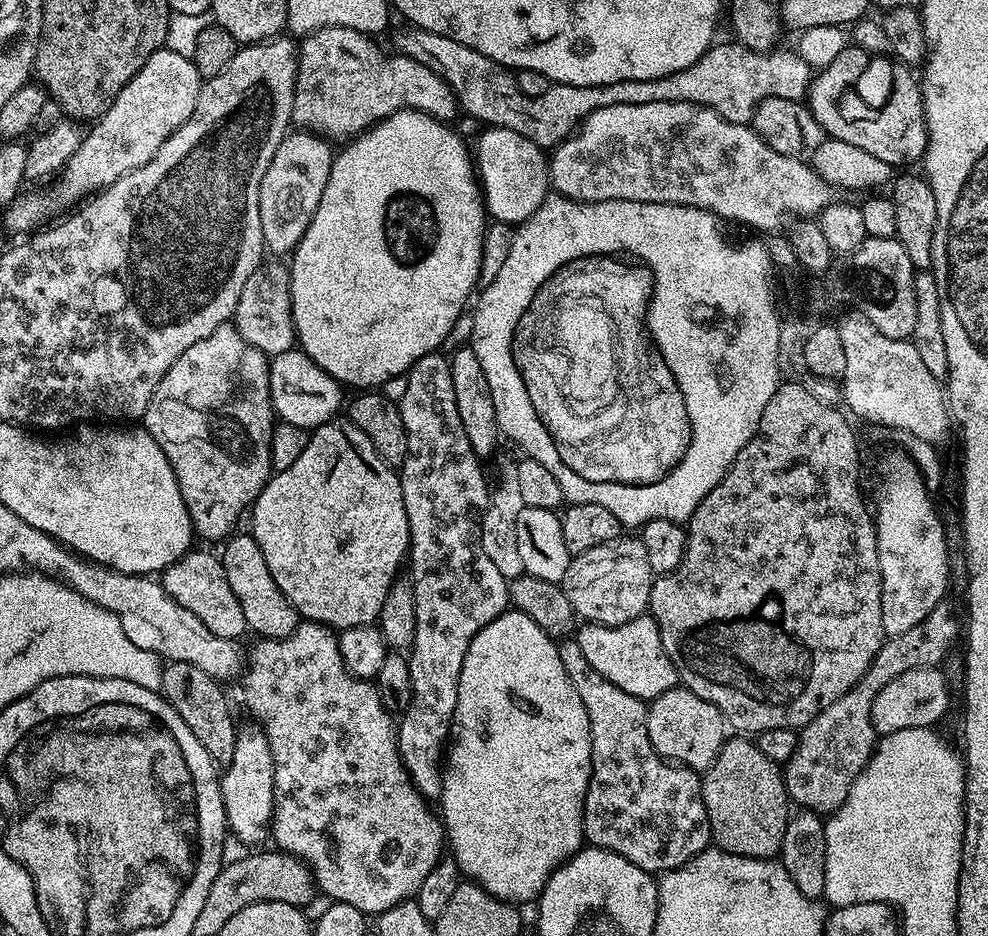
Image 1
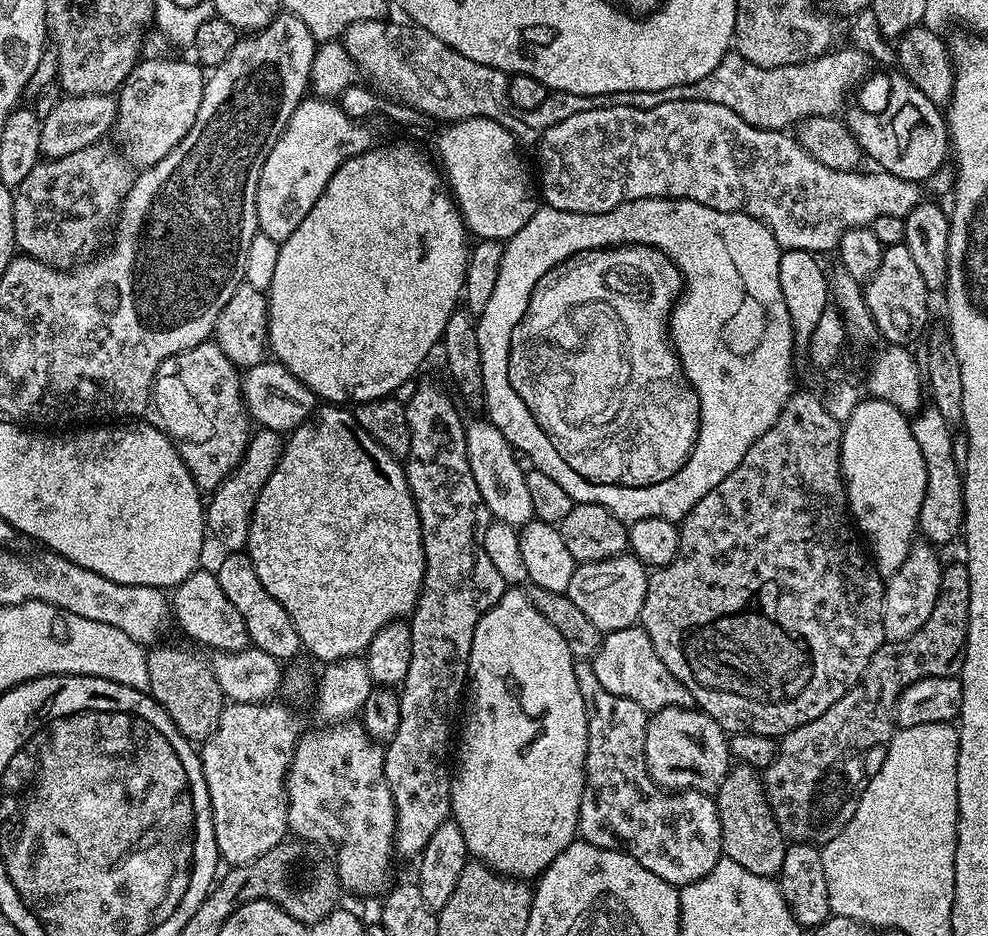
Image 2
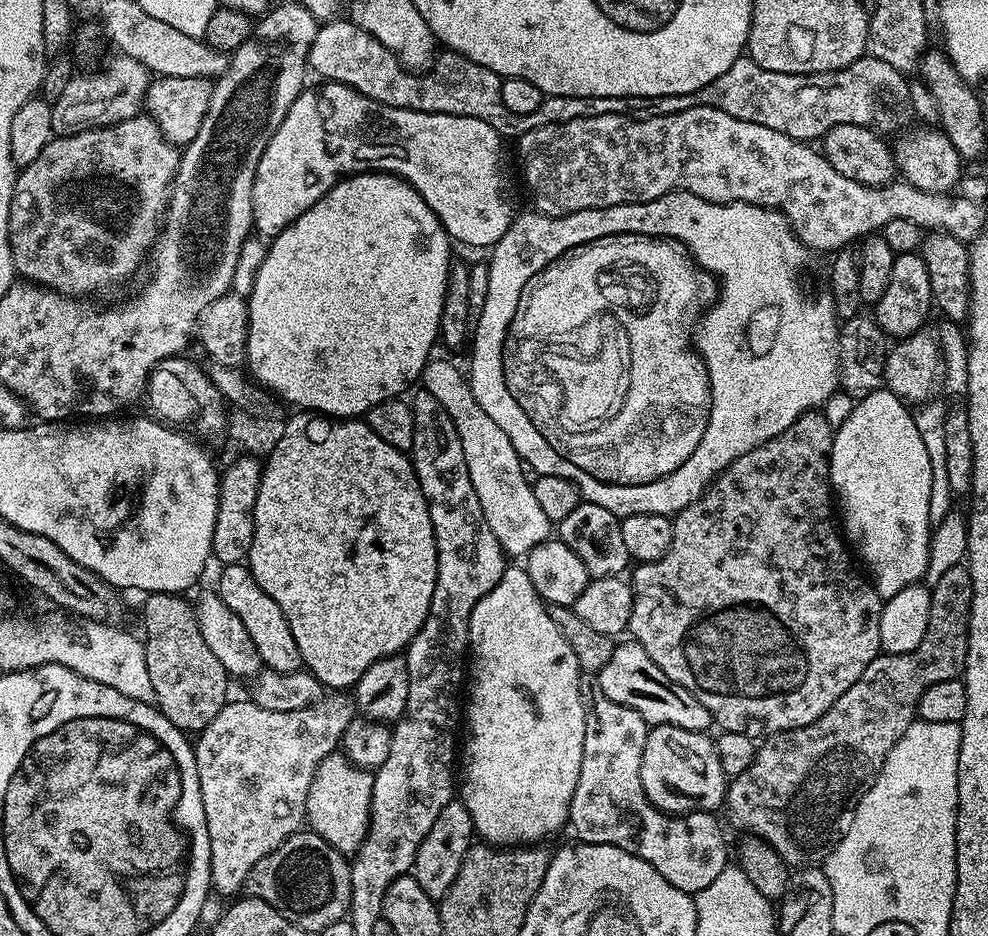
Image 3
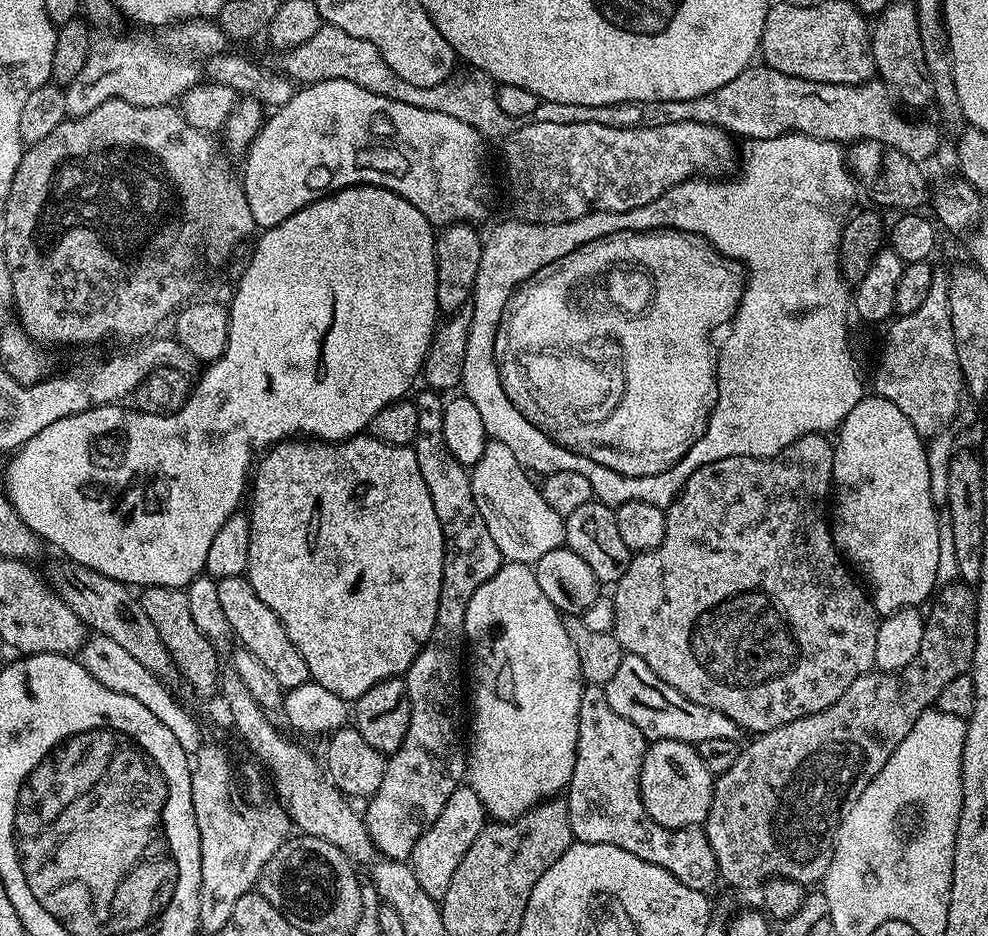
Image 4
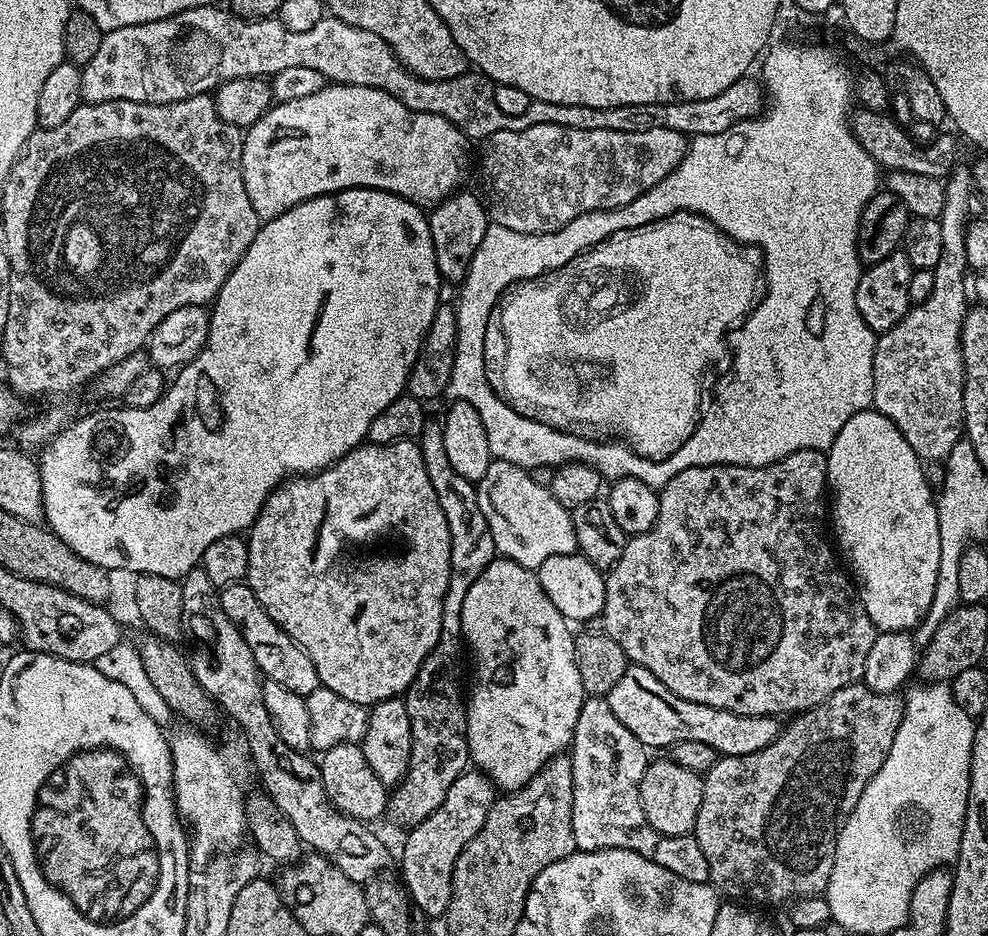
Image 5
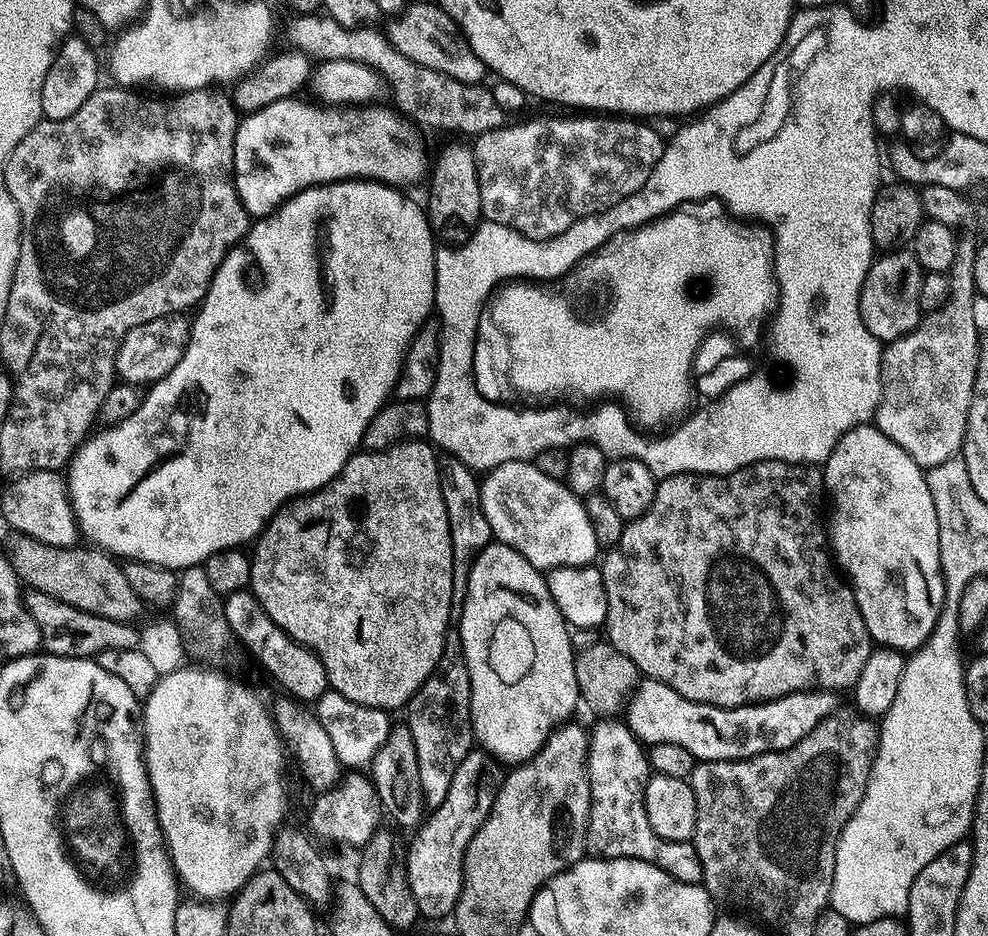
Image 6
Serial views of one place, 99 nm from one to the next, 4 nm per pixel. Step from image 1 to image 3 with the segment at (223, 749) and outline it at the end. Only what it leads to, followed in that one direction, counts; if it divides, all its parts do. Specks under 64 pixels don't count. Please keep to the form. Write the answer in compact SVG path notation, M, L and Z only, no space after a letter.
M153 592L143 597L143 656L146 670L150 670L150 683L154 685L155 707L181 732L199 734L214 722L214 718L218 718L218 710L229 703L230 677L202 639L195 607L184 599L183 595L175 592Z

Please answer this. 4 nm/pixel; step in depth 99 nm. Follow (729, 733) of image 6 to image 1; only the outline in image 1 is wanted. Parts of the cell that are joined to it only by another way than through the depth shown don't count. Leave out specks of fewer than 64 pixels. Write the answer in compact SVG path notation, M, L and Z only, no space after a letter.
M651 615L639 616L622 626L585 623L574 639L578 646L582 646L586 662L590 662L606 682L614 682L618 690L626 690L626 694L634 694L634 698L651 702L666 694L666 690L677 687L676 667L662 646L662 634L658 634L658 626Z

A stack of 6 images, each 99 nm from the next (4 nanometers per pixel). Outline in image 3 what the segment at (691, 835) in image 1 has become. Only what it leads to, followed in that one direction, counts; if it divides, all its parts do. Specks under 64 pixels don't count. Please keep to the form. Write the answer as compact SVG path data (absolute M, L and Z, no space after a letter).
M584 674L580 678L580 693L586 714L586 738L582 750L582 770L578 774L578 786L574 790L574 798L570 802L570 828L576 831L575 839L585 844L605 844L618 846L638 858L642 862L650 862L670 886L678 886L678 890L695 894L706 890L724 868L729 867L728 844L724 841L724 832L720 829L717 818L710 812L690 812L687 814L669 814L648 801L642 790L642 750L646 746L646 738L650 725L638 714L638 710L630 710L630 706L618 706L618 702L610 702L606 694L602 694L600 681L595 675Z

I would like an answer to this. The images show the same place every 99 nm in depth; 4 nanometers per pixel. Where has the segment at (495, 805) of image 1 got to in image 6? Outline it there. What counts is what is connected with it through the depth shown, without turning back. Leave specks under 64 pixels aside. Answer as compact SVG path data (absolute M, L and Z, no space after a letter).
M493 542L480 551L479 556L472 564L468 575L468 593L462 606L462 614L458 621L460 633L460 651L468 667L470 674L470 686L472 697L470 698L470 710L472 711L472 735L475 743L489 756L495 756L504 766L519 766L525 764L547 742L548 735L556 731L565 722L573 719L572 711L576 704L581 703L580 691L578 690L578 678L576 677L576 652L573 649L569 624L564 621L558 606L554 606L554 598L550 598L550 590L545 573L534 565L531 565L522 554L508 545Z

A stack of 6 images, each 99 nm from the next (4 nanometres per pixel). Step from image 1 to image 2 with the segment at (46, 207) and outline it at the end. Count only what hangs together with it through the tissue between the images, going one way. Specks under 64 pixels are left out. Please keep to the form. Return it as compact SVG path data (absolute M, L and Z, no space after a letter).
M141 59L118 93L114 136L120 139L119 151L140 170L162 162L186 138L190 126L194 126L194 118L198 118L198 106L202 106L205 69L191 59L168 59Z

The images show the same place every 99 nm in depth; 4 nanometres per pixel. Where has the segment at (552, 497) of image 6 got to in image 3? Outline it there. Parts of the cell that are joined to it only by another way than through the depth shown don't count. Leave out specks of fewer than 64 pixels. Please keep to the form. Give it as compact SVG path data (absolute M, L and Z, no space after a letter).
M429 359L427 366L423 368L421 387L442 403L442 408L454 422L484 520L489 523L501 548L510 556L527 555L534 546L549 539L552 522L535 501L532 486L521 476L520 456L511 445L510 438L499 429L490 414L479 406L467 375L463 375L450 361L436 359Z

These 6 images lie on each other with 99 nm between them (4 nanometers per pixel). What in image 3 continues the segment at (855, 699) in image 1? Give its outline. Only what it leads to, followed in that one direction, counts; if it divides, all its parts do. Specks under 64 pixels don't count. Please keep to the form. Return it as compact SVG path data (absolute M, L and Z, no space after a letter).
M959 564L946 570L946 574L931 585L930 591L930 622L926 626L926 638L922 638L919 646L906 654L876 656L874 662L862 670L862 678L858 678L858 682L854 682L854 686L850 686L850 690L846 690L846 694L842 694L842 698L838 698L822 718L814 718L810 726L798 726L767 737L757 747L756 757L749 768L731 777L723 807L723 811L728 812L729 822L744 832L740 834L751 834L765 840L789 869L816 866L827 857L834 840L832 827L836 819L843 814L844 807L846 812L849 805L859 800L876 781L886 754L890 754L898 738L902 738L912 721L917 719L916 707L922 694L926 694L930 686L943 680L957 679L963 673L968 657L972 613L972 579L967 567Z

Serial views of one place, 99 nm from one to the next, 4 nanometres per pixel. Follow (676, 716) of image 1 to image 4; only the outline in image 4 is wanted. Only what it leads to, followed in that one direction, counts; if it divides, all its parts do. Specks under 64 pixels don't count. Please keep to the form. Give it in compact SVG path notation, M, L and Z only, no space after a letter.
M653 740L648 745L640 771L640 797L646 814L658 826L694 828L710 814L714 777L698 758L695 744L681 740Z

